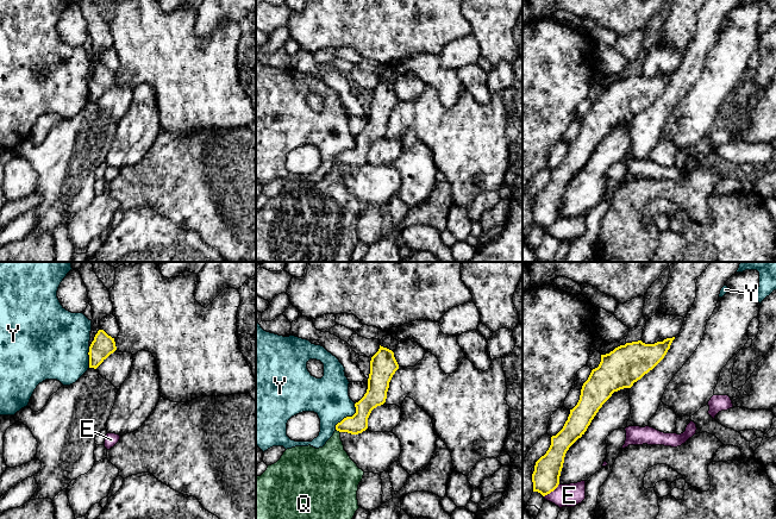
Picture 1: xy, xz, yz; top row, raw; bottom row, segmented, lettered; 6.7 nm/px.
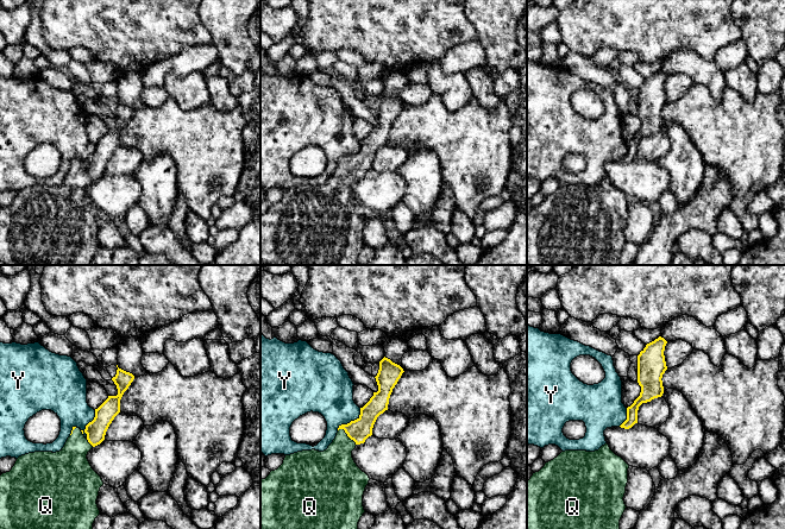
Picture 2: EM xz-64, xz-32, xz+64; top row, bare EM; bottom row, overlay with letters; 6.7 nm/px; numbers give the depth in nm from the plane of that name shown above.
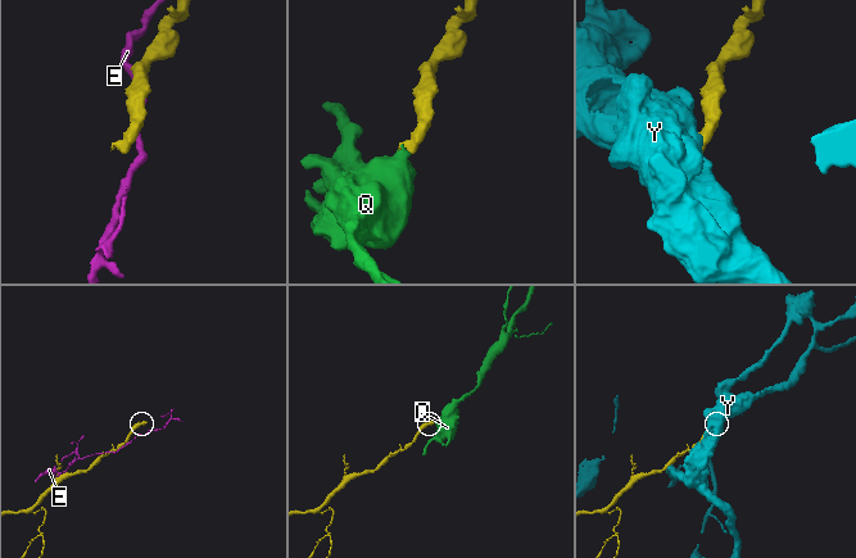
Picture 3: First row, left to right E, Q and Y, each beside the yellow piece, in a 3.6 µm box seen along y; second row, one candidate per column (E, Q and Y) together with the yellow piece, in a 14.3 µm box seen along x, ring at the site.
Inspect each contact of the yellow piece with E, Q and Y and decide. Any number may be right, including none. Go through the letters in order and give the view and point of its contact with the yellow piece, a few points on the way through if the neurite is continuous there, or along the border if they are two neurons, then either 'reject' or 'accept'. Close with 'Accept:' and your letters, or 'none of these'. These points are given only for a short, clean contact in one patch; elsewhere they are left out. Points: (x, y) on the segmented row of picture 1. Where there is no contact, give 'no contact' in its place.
E: yz (551, 491) | reject
Q: xz (338, 430) | across xz (356, 424), (344, 425), (338, 430), (330, 466) | accept
Y: xz (348, 417) | reject
Accept: Q

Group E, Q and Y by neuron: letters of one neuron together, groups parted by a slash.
E / Q / Y

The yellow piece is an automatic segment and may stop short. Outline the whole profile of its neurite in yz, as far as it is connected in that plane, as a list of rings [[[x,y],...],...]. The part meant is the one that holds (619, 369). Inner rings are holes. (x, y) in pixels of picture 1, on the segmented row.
[[[672,338],[655,344],[642,340],[626,343],[606,355],[583,383],[577,405],[570,409],[563,429],[551,437],[551,445],[534,465],[533,492],[543,496],[559,484],[564,457],[569,448],[581,438],[592,420],[614,392],[631,388],[634,382],[652,370],[667,355]]]

